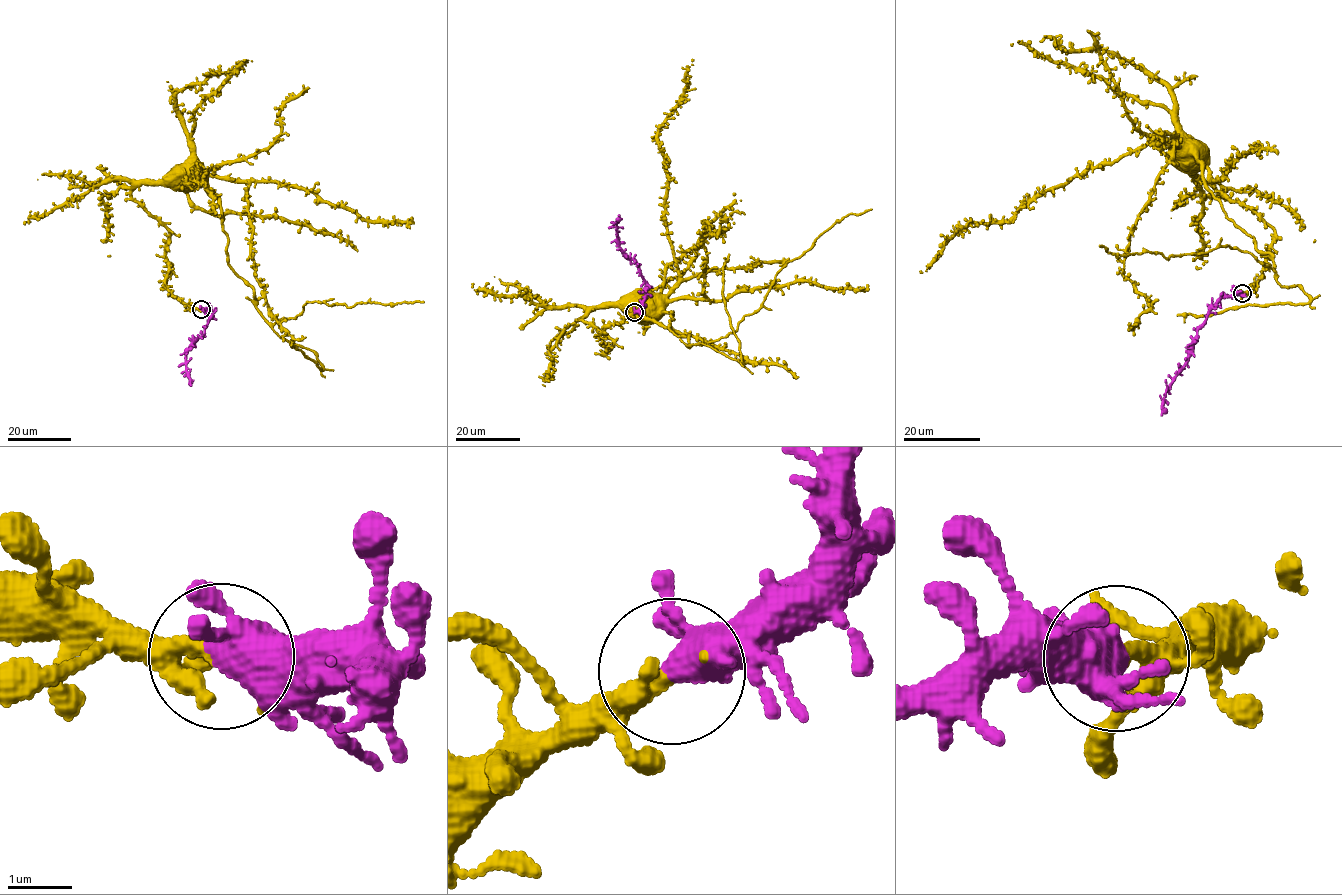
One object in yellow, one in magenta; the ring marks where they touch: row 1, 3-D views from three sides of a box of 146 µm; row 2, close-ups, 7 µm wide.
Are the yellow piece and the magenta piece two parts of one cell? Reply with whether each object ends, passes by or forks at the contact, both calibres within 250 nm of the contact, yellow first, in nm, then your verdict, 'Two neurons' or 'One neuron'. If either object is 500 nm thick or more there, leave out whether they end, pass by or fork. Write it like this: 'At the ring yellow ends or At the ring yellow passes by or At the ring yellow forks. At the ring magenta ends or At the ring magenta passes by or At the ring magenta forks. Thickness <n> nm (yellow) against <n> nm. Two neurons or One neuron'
At the ring yellow ends. At the ring magenta forks. Thickness 280 nm (yellow) against 360 nm. One neuron

